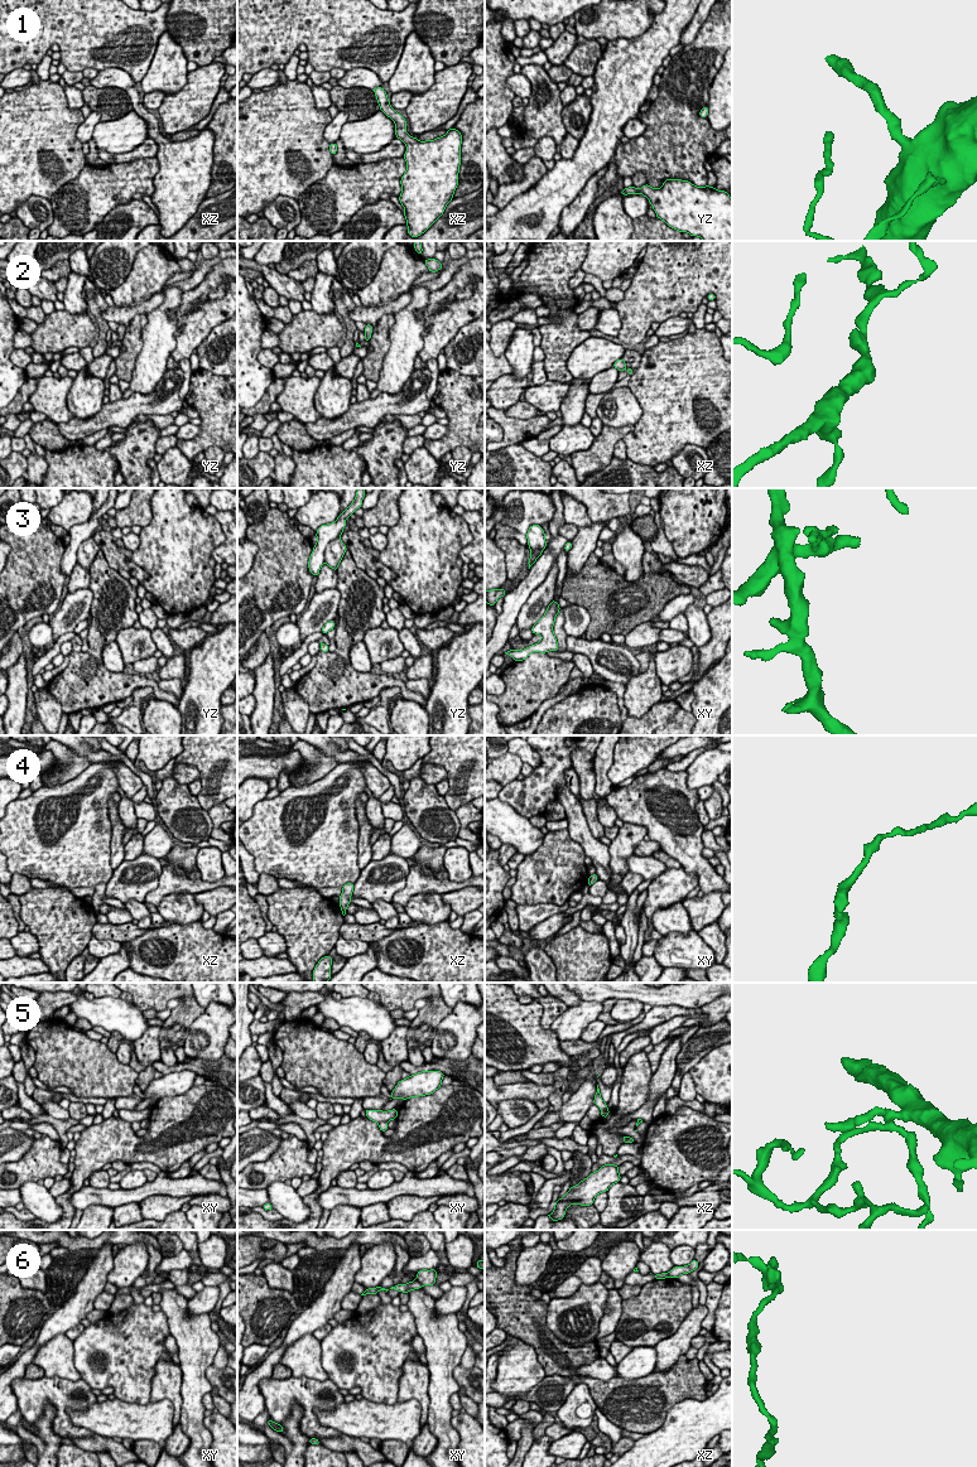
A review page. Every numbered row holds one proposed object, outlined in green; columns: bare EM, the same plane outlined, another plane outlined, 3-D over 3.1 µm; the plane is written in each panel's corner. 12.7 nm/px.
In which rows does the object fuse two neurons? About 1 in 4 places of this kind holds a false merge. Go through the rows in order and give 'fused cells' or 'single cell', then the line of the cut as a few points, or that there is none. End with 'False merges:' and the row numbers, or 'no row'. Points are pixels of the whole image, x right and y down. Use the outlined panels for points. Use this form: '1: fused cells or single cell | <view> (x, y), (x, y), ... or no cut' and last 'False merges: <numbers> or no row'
1: single cell | no cut
2: single cell | no cut
3: fused cells | yz (340, 535), (327, 545), (323, 561)
4: single cell | no cut
5: fused cells | xy (386, 1122), (378, 1123)
6: fused cells | xy (417, 1278), (422, 1285)
False merges: 3, 5, 6

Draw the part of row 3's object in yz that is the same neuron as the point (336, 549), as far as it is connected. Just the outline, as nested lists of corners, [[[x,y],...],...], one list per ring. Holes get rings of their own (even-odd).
[[[341,536],[332,540],[324,551],[324,563],[337,571],[337,568],[347,551],[346,545],[342,542]]]

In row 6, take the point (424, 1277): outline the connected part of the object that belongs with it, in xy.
[[[423,1269],[417,1273],[417,1279],[422,1285],[434,1285],[437,1278],[437,1270],[435,1269]]]

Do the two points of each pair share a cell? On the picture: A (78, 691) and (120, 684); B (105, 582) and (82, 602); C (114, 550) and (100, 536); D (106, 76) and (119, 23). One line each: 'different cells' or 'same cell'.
A: same cell
B: different cells
C: same cell
D: different cells

